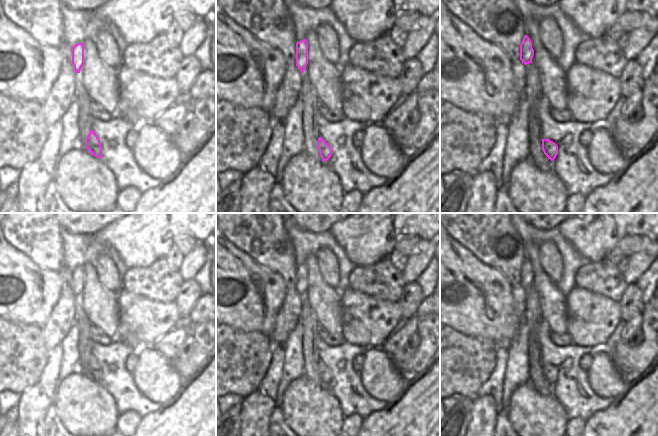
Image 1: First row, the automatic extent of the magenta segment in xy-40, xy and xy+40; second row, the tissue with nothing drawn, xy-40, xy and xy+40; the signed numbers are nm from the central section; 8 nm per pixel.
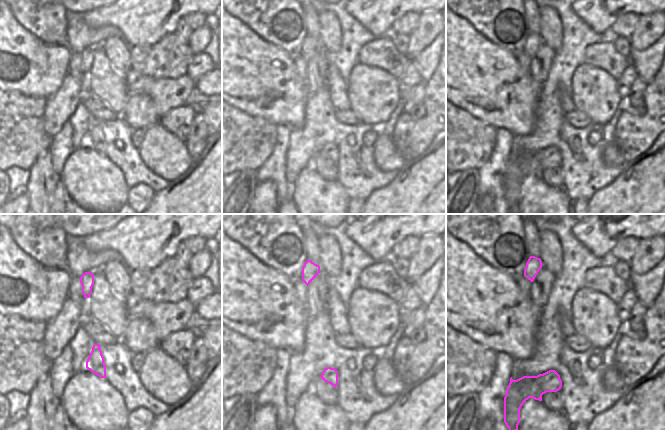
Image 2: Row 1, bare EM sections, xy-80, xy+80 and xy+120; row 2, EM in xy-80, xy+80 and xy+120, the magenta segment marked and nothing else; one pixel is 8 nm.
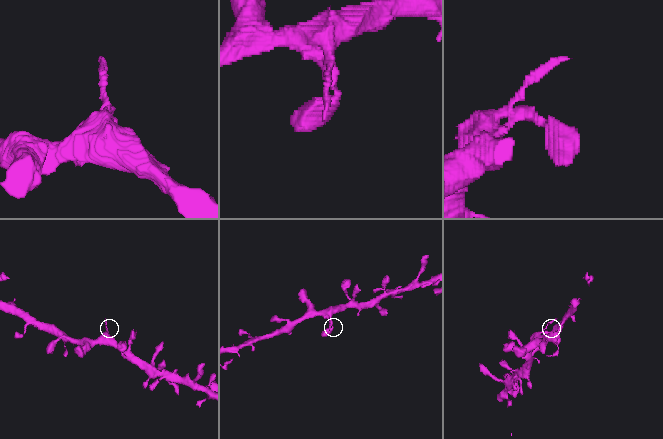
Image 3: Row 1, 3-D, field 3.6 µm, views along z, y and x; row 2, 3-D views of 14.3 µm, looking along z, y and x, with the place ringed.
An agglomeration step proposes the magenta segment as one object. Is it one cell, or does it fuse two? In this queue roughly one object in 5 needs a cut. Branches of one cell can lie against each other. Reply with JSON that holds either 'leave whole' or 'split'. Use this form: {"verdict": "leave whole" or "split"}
{"verdict": "leave whole"}

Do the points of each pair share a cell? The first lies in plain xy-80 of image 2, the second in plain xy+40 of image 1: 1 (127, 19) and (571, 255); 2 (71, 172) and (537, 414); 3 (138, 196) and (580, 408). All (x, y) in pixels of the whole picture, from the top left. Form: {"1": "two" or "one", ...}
{"1": "two", "2": "one", "3": "two"}

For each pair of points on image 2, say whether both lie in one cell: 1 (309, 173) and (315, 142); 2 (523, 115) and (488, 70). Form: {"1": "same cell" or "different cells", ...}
{"1": "different cells", "2": "same cell"}

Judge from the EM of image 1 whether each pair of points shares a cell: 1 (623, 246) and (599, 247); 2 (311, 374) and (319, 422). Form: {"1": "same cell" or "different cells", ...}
{"1": "different cells", "2": "different cells"}

